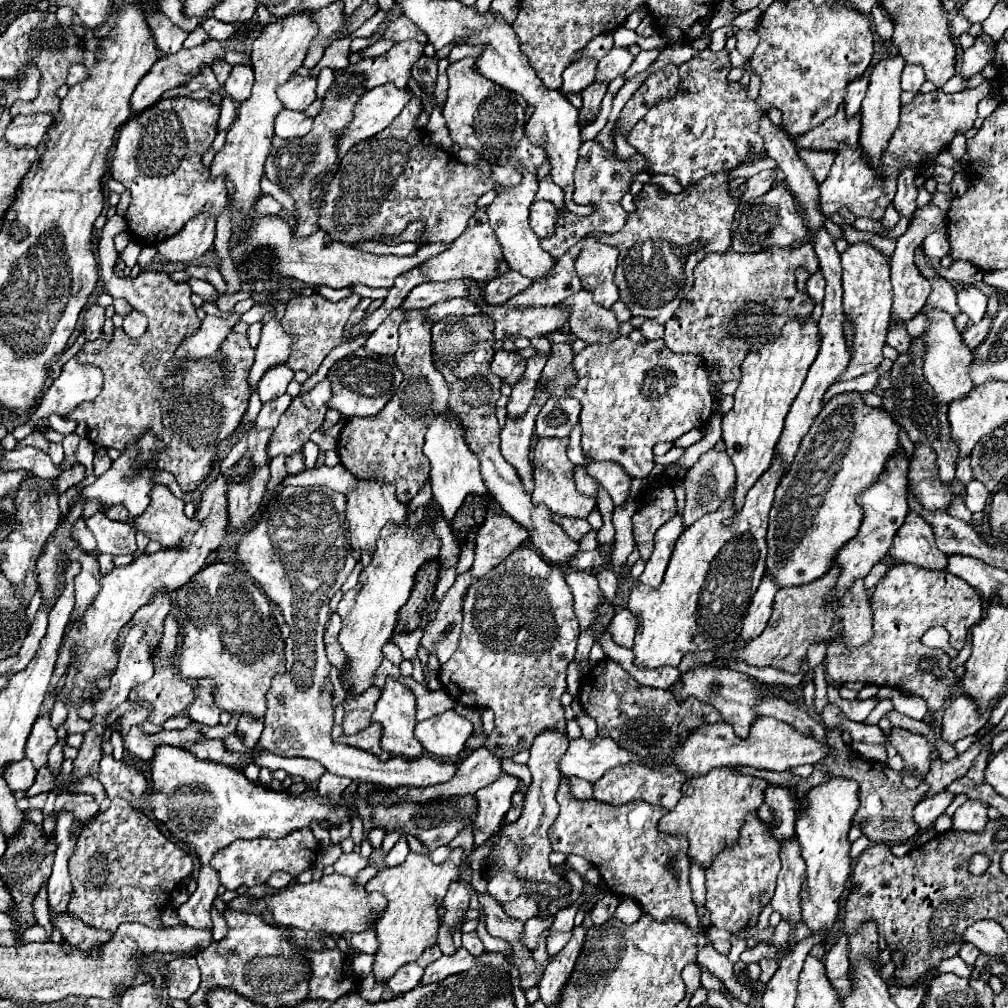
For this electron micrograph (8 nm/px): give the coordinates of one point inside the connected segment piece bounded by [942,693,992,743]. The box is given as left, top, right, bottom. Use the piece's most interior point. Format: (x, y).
(960, 719)

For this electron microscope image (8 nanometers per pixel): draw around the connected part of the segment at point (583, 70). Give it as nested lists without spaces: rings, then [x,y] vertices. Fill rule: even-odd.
[[[582,57],[580,61],[572,63],[562,75],[564,83],[562,83],[560,91],[562,93],[584,91],[596,79],[596,65],[598,65],[598,61],[594,57]]]

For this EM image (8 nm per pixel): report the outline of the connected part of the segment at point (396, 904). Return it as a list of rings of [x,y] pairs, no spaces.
[[[452,849],[450,857],[436,865],[428,855],[412,853],[408,859],[398,867],[386,867],[382,869],[368,885],[368,891],[382,893],[390,903],[386,911],[376,921],[376,937],[380,941],[380,953],[376,953],[376,961],[372,965],[378,981],[388,981],[396,969],[400,969],[404,963],[416,961],[428,947],[438,945],[438,907],[442,905],[442,899],[450,887],[452,881],[458,881],[460,875],[460,859],[462,849]]]

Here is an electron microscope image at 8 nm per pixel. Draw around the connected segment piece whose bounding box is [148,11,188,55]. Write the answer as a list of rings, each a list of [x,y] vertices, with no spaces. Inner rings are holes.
[[[150,11],[148,13],[148,23],[150,23],[150,29],[156,37],[156,45],[162,53],[172,55],[172,53],[182,49],[182,43],[186,41],[188,33],[182,31],[178,25],[174,25],[164,13]]]

